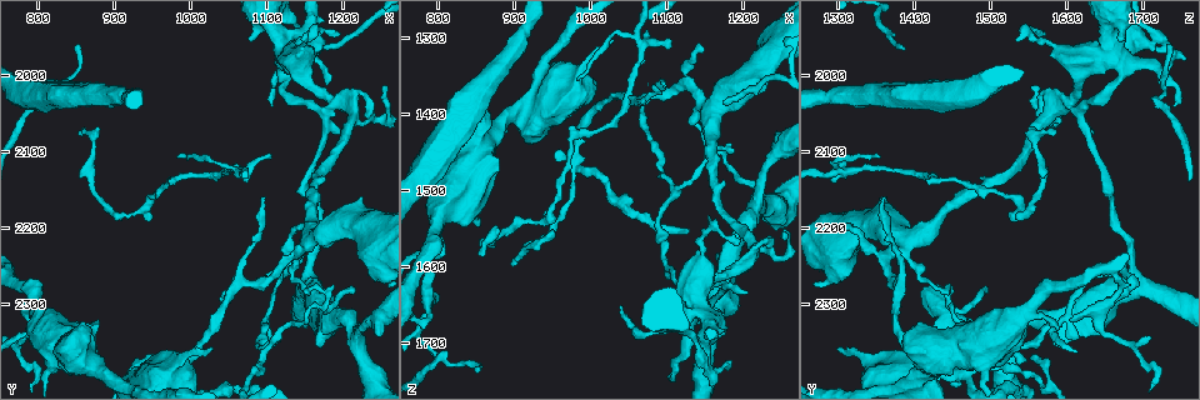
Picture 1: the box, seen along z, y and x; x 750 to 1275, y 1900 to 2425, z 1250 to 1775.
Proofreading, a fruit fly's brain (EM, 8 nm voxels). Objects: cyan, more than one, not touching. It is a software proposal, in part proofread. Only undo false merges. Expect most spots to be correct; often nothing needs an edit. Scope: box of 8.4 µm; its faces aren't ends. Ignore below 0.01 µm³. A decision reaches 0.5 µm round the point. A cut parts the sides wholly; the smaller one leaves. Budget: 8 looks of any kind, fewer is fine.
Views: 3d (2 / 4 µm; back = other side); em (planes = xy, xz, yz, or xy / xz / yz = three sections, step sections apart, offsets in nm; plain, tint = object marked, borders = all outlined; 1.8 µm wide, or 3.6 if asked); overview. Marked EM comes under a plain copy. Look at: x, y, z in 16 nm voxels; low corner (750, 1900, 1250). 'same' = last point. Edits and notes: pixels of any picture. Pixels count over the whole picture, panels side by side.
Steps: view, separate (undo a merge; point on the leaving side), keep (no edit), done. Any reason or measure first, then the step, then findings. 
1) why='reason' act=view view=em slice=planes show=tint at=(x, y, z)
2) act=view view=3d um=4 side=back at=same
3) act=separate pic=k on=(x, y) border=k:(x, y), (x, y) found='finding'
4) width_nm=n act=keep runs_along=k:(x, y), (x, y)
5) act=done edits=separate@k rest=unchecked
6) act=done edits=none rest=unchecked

why='branch point' act=view view=em slice=planes show=borders at=(1065, 2125, 1310)

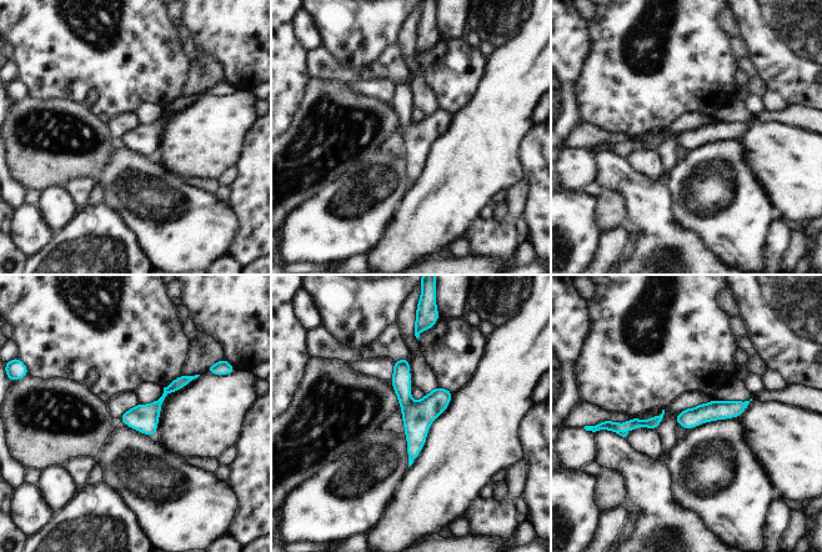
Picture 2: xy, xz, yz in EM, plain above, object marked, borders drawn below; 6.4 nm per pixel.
act=keep runs_along=2:(401, 362), (411, 457) found='continuous, no second neuron'

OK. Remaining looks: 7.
why='three arms meet' act=view view=em slice=planes show=tint at=(1130, 2240, 1365)

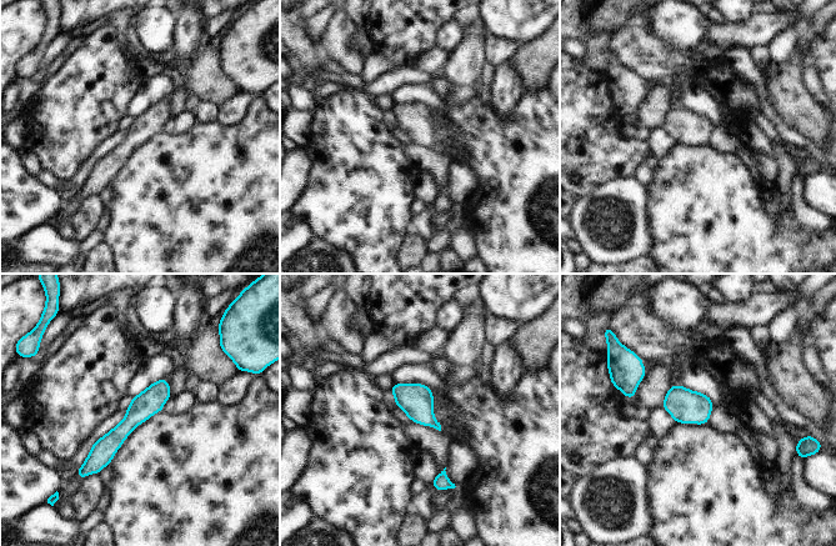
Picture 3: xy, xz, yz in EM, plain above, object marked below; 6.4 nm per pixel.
act=keep runs_along=3:(164, 382), (103, 450), (91, 470) found='one neuron here'

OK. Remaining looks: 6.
why='sudden change in width' act=view view=3d um=4 at=(1180, 2320, 1595)

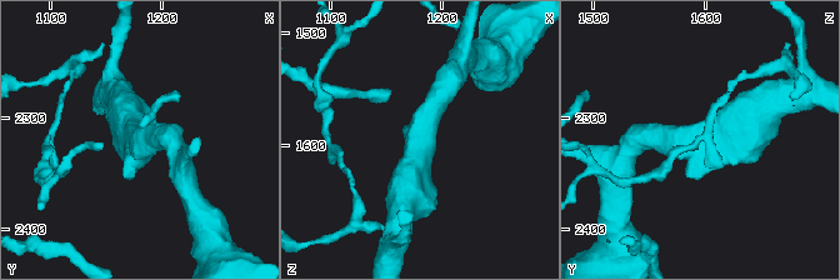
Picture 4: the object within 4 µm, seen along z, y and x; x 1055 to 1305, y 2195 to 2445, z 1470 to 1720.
act=view view=em slice=planes show=tint at=(1182, 2320, 1594)

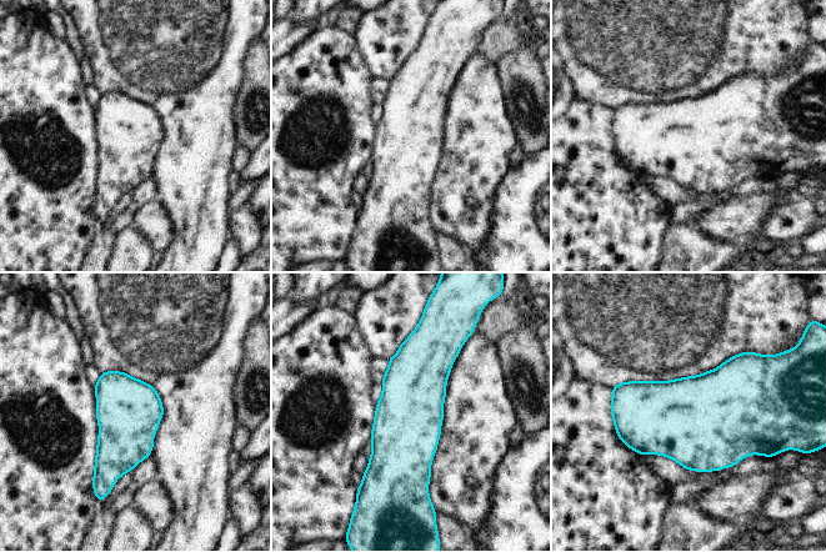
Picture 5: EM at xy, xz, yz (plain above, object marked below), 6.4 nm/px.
act=keep found='one neuron here'

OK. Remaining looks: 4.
why='three arms meet' act=view view=em slice=xy step=4 show=tint at=(805, 2310, 1560)

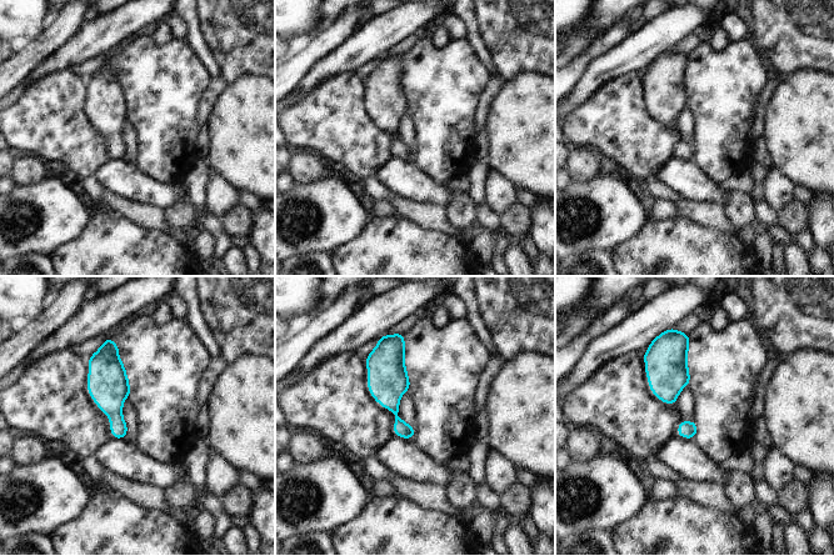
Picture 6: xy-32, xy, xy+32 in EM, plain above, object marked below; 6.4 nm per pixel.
act=view view=em slice=planes show=tint at=same

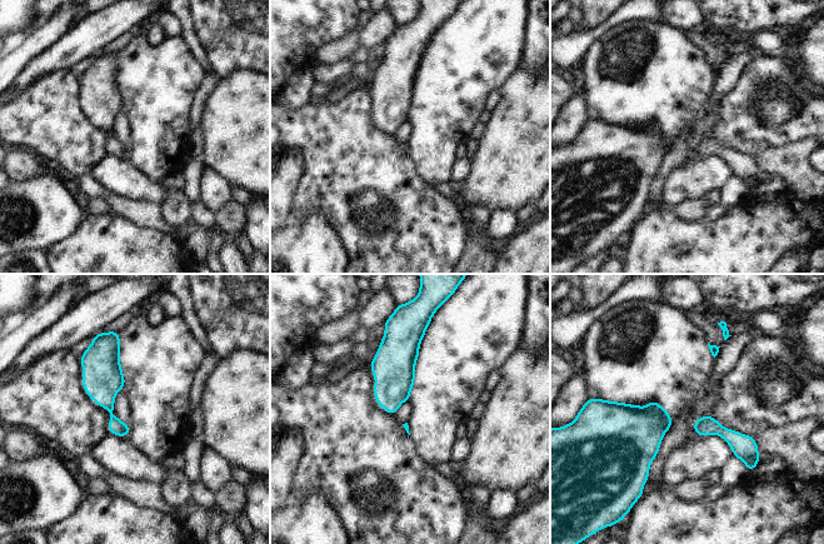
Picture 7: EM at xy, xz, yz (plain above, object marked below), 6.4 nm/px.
act=keep runs_along=7:(697, 427), (715, 427), (754, 453) found='continuous, no second neuron'

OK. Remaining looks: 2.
act=done edits=none rest=unchecked

